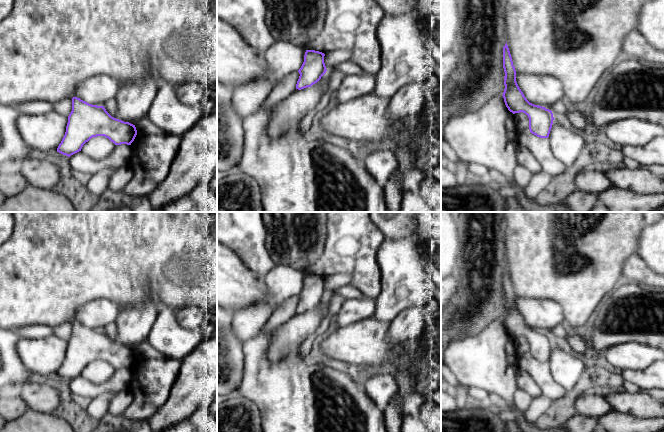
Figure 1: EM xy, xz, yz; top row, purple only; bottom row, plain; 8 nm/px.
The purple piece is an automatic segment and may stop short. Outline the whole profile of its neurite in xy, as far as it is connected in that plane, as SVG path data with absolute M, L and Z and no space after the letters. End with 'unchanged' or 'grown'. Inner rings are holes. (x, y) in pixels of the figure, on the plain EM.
M73 321L66 356L57 376L70 381L97 360L104 360L115 369L131 369L136 359L135 349L112 341L104 330L92 329Z | unchanged

